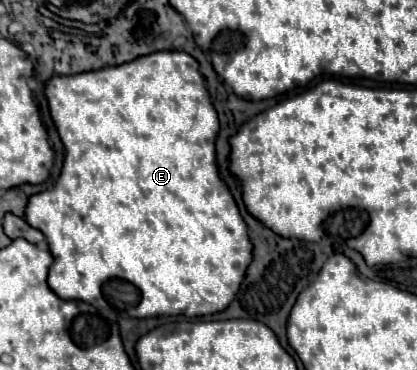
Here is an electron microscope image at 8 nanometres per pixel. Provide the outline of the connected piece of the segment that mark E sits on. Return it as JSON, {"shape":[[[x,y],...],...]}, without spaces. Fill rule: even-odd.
{"shape":[[[158,51],[142,55],[136,61],[104,67],[98,71],[84,71],[68,77],[50,77],[44,83],[44,95],[48,101],[50,117],[56,125],[60,141],[64,143],[66,155],[60,177],[54,187],[44,193],[34,193],[24,209],[24,219],[34,229],[40,229],[48,241],[48,249],[54,263],[48,271],[48,287],[62,299],[80,299],[98,311],[108,311],[116,317],[156,317],[156,315],[182,315],[182,317],[202,317],[212,315],[228,307],[240,289],[244,271],[252,259],[252,245],[248,239],[248,229],[238,213],[238,207],[226,191],[226,185],[218,177],[214,141],[218,135],[218,115],[210,103],[210,95],[204,87],[204,79],[198,71],[198,63],[192,55],[184,51]]]}

